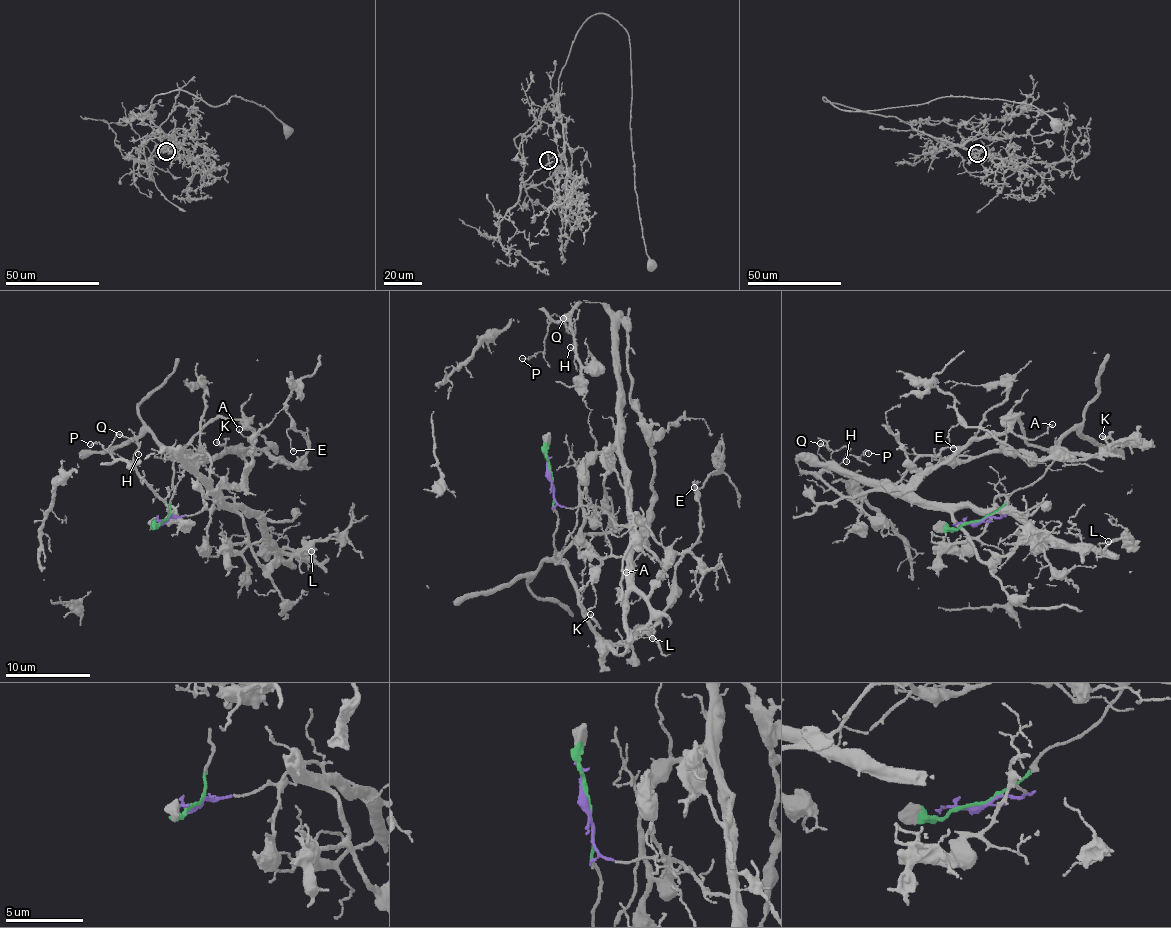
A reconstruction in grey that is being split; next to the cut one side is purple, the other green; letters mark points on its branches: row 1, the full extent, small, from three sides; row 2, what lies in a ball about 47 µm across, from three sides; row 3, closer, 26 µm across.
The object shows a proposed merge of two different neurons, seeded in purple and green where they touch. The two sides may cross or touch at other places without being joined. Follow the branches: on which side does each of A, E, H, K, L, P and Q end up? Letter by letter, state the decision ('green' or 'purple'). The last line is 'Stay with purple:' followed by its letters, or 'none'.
A: green
E: green
H: purple
K: green
L: purple
P: purple
Q: purple
Stay with purple: H, L, P, Q

